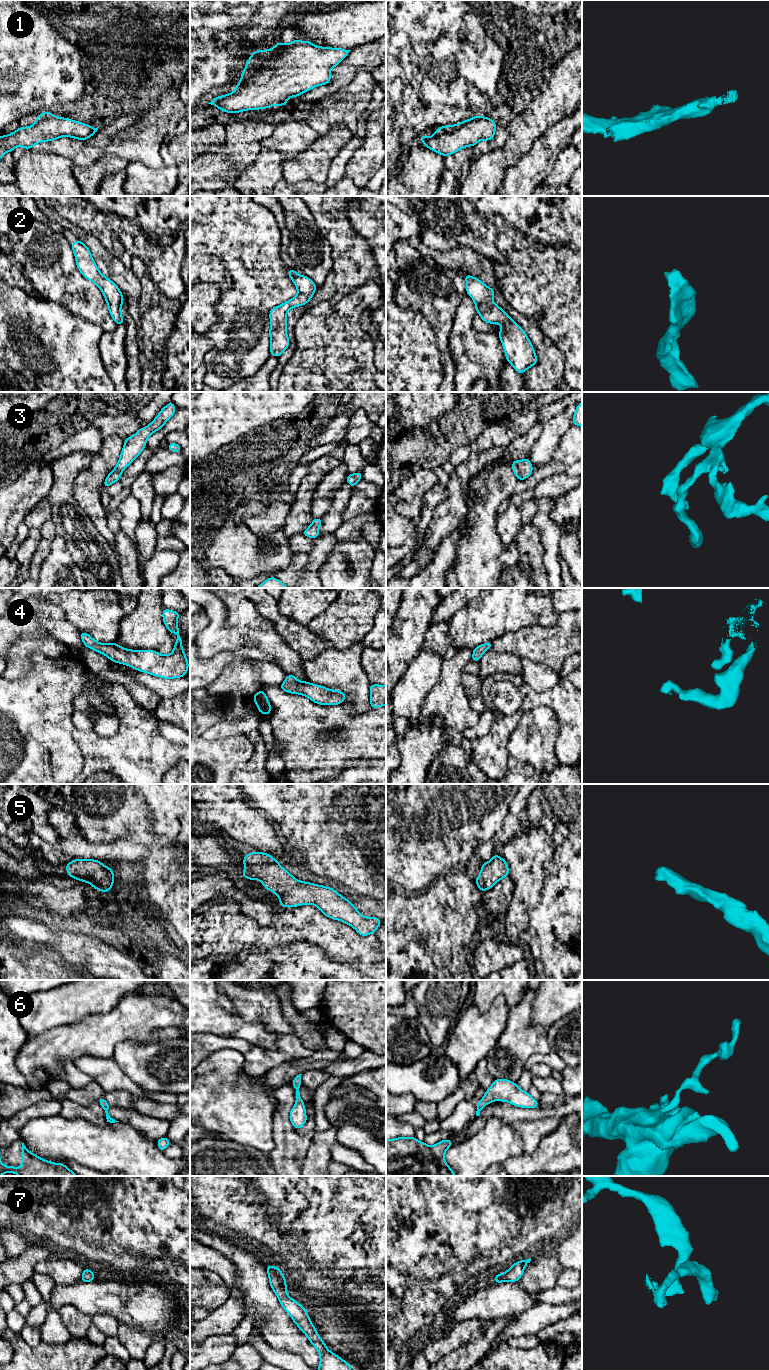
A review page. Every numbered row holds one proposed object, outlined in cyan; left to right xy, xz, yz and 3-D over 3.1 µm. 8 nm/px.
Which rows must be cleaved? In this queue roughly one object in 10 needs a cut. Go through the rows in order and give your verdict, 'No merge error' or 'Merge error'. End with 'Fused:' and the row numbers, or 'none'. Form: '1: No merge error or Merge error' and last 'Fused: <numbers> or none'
1: No merge error
2: No merge error
3: No merge error
4: No merge error
5: No merge error
6: No merge error
7: No merge error
Fused: none

